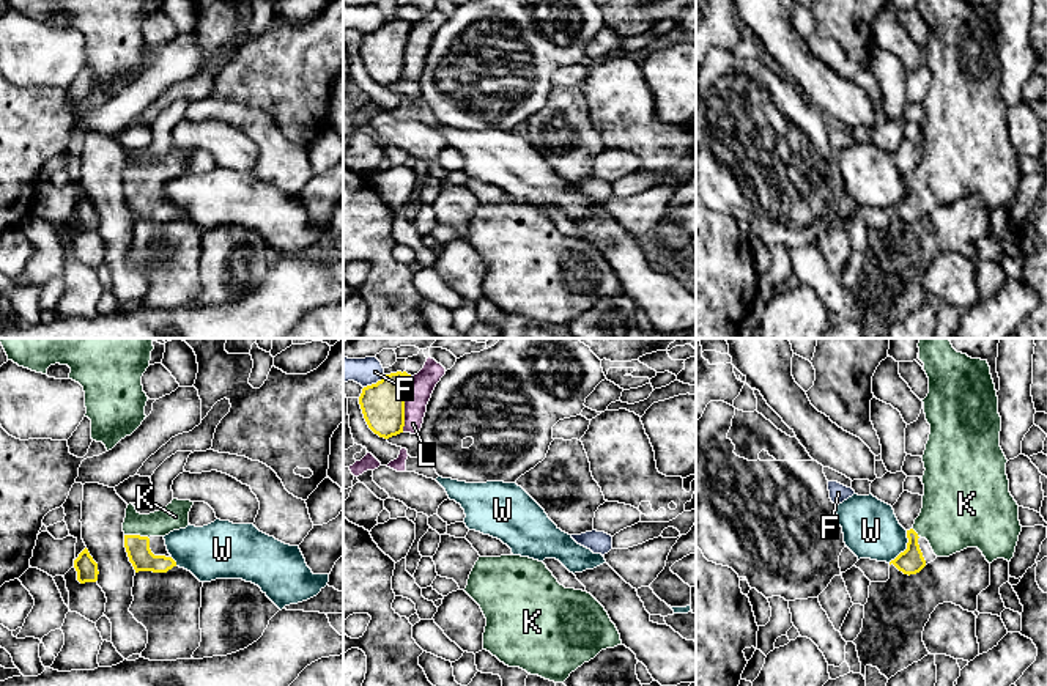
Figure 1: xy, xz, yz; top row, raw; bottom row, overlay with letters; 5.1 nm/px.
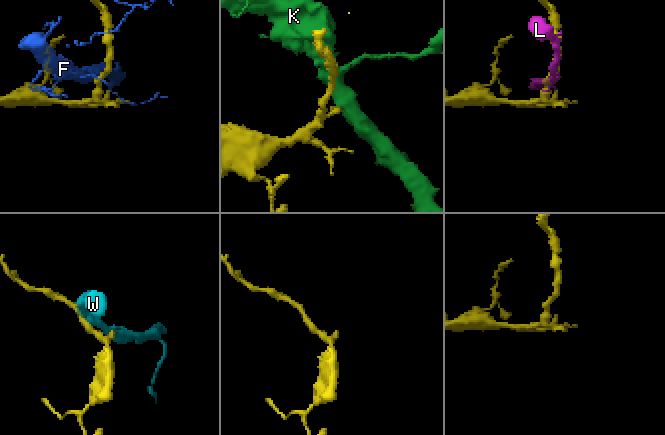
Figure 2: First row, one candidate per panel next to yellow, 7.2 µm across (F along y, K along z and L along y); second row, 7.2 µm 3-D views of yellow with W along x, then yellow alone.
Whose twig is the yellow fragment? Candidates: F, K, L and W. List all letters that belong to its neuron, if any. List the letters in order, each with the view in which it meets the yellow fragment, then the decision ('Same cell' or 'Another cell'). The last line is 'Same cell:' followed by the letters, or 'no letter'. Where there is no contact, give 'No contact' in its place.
F: Touches yellow in xz. Another cell
K: Touches yellow in xy. Same cell
L: Touches yellow in xz. Another cell
W: Touches yellow in yz. Another cell
Same cell: K

